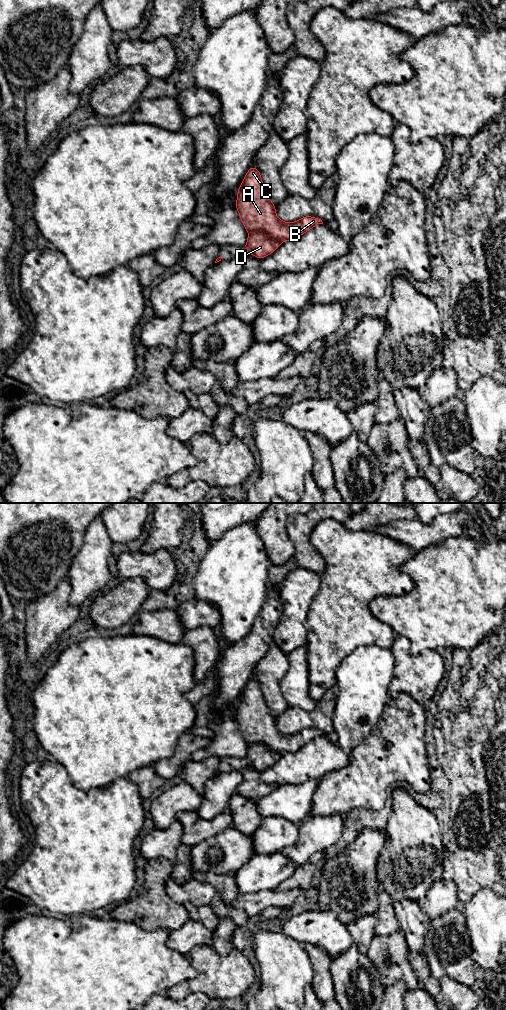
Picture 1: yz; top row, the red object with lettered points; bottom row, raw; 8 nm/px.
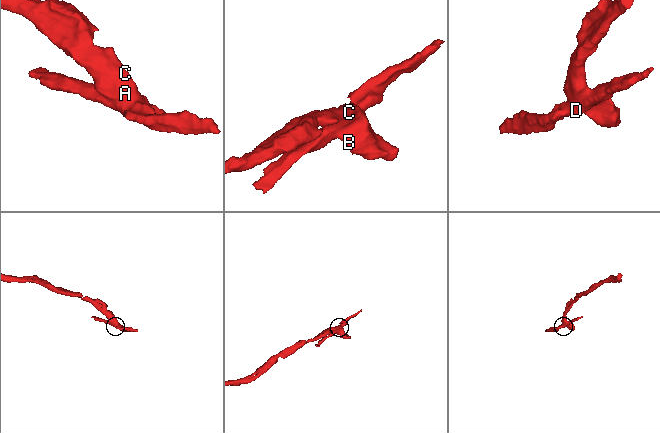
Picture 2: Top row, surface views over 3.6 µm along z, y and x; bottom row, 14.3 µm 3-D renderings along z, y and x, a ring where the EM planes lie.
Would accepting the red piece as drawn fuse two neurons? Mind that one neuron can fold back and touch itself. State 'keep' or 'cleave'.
cleave

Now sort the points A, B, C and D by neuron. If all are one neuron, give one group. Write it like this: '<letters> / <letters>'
A B C / D

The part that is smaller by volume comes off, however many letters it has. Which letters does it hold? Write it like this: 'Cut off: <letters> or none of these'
Cut off: D

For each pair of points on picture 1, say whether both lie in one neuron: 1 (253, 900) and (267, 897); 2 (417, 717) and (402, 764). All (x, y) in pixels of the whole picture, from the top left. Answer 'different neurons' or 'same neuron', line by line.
1: same neuron
2: same neuron

